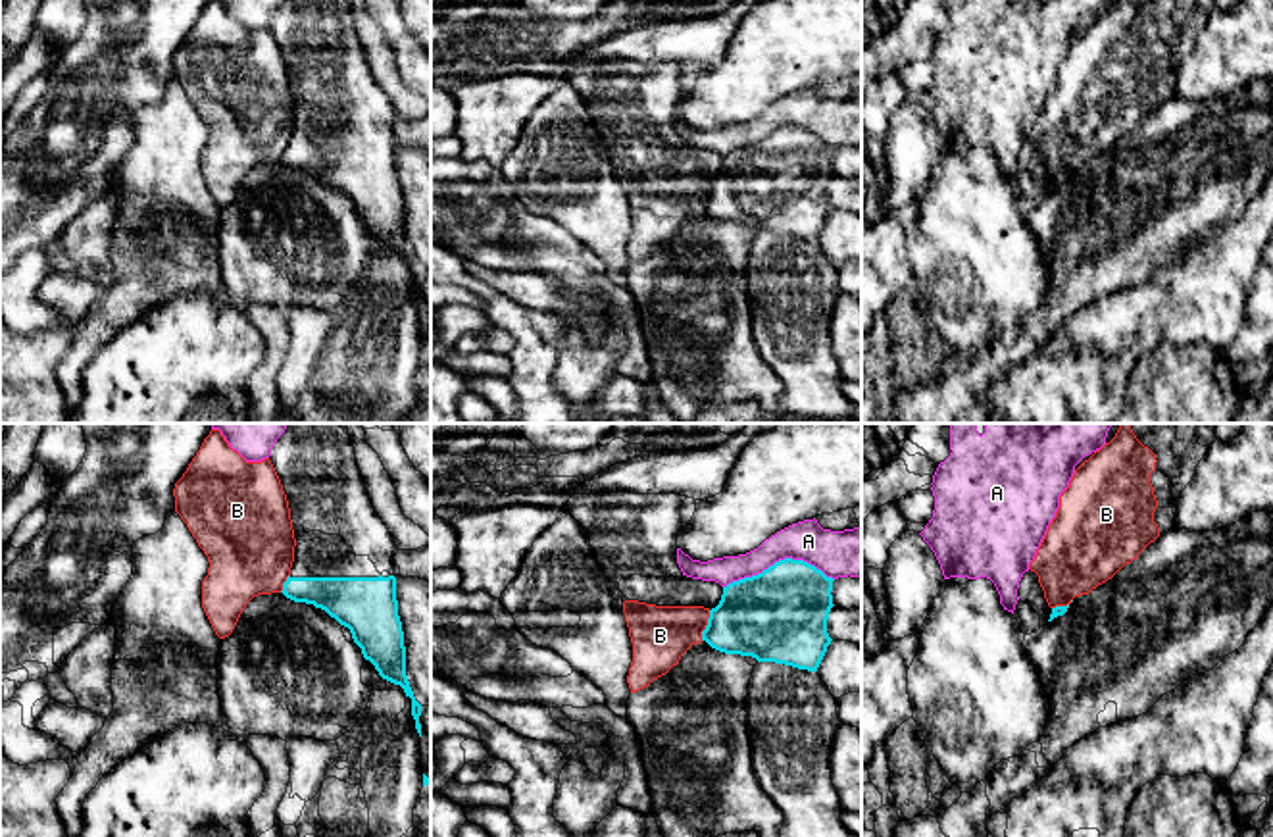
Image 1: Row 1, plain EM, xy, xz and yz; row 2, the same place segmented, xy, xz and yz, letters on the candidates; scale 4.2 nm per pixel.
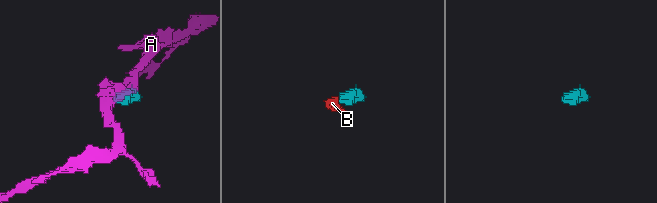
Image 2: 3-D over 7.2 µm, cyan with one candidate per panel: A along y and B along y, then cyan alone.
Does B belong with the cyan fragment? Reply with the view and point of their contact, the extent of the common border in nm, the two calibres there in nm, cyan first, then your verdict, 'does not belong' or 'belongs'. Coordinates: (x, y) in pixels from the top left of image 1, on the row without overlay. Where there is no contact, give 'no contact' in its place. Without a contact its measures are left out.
contact xz (706, 195); length 130 nm; calibres 360 and 240 nm; does not belong

